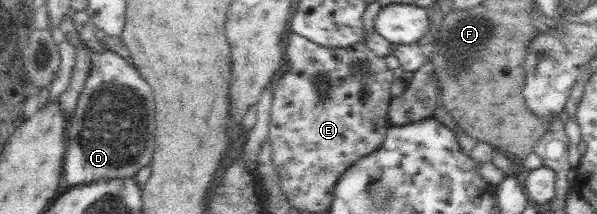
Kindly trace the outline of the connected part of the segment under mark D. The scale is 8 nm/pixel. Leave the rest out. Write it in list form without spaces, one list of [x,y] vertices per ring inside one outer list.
[[[104,47],[102,53],[93,52],[90,48],[91,72],[86,79],[83,91],[66,126],[67,149],[63,160],[62,171],[70,186],[91,183],[101,179],[135,177],[145,165],[151,163],[155,147],[155,101],[153,91],[139,71],[113,50]]]

